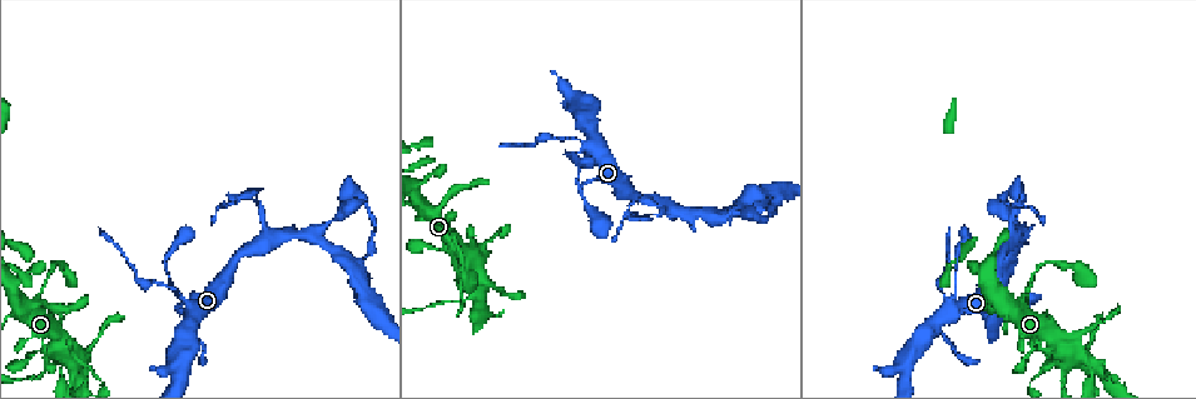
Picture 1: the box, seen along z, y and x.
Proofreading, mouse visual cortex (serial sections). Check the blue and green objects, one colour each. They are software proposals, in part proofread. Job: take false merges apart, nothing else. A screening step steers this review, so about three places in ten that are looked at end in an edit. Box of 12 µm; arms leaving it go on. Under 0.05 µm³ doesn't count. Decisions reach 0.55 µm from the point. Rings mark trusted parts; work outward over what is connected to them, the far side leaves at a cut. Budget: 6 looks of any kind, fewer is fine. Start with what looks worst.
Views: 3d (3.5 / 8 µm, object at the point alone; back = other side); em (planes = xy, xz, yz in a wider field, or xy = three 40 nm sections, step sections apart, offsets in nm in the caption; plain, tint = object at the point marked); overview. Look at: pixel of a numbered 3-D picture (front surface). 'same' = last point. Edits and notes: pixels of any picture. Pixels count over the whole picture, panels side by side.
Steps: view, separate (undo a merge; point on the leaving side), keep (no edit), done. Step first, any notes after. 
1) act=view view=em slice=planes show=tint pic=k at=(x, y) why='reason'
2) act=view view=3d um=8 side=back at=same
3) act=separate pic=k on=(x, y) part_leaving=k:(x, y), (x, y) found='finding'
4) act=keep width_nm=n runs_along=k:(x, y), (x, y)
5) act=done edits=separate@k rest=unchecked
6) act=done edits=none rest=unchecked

act=view view=3d um=3.5 pic=1 at=(471, 264) why='sharp bend'

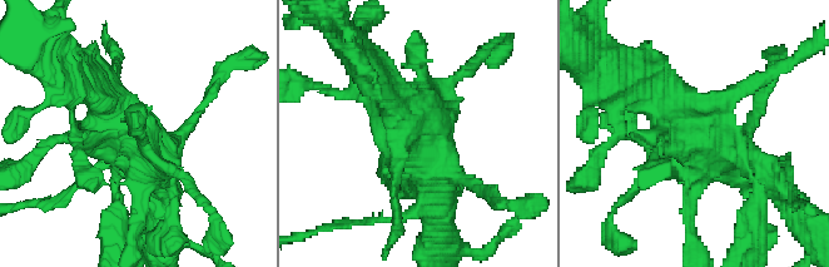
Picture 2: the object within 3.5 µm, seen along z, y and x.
act=view view=em slice=xy step=1 show=tint pic=2 at=(134, 143)

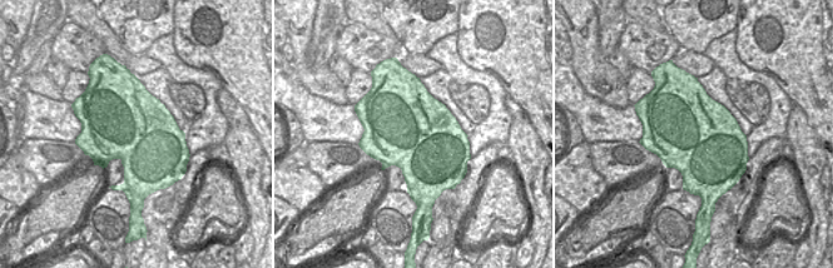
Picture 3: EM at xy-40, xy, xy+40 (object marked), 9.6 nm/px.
act=keep runs_along=2:(362, 57), (442, 172) found='one cell here'

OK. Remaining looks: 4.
act=view view=3d um=8 pic=1 at=(668, 211) why='side arm on a straight run'

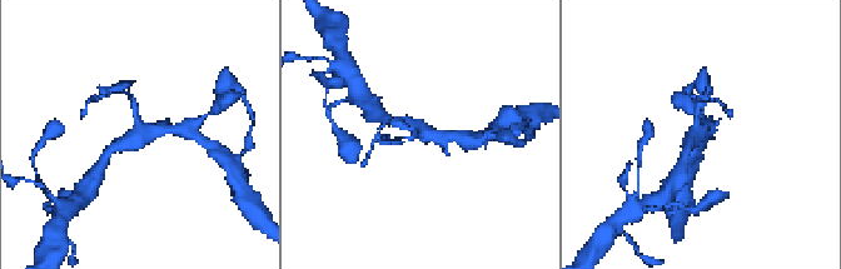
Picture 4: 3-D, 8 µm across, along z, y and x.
act=view view=em slice=planes show=tint pic=4 at=(423, 130)

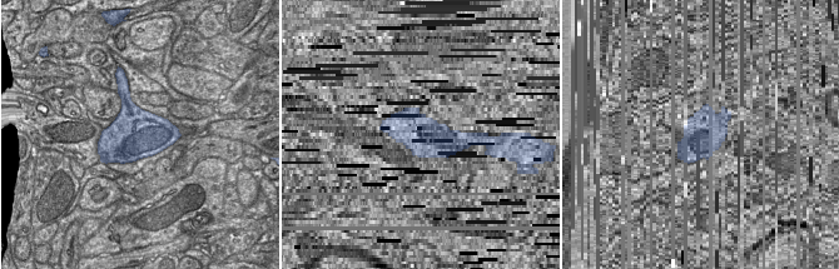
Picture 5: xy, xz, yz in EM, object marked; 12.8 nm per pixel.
act=separate pic=4 on=(120, 89) width_nm=650 part_leaving=4:(135, 114), (133, 95), (114, 91), (100, 96) found='a second cell is stuck on'

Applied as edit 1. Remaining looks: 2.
act=view view=3d um=3.5 pic=1 at=(949, 300) why='small branch off a trunk'

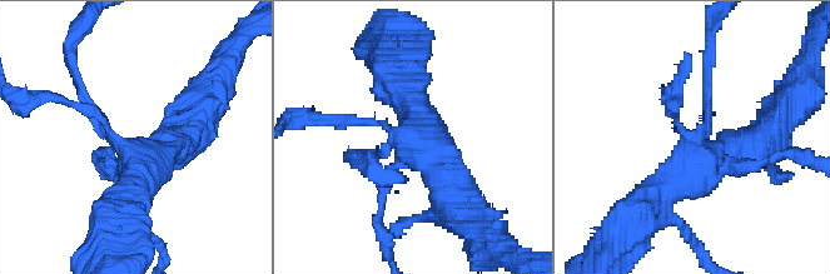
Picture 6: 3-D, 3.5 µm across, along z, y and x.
act=view view=em slice=xy step=2 show=tint pic=6 at=(119, 144) why='shape alone is not enough'

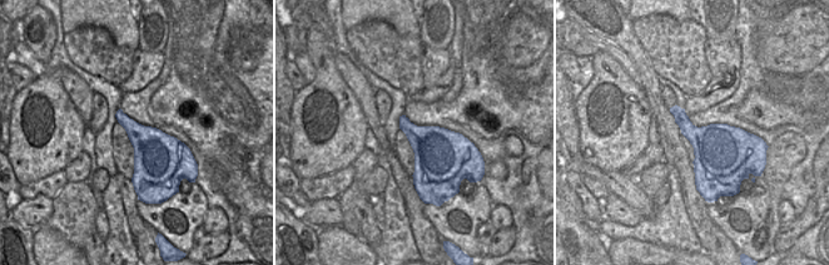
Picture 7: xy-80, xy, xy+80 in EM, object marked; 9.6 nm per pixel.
act=separate pic=6 on=(339, 119) part_leaving=6:(374, 121), (306, 119) found='a second cell is stuck on'

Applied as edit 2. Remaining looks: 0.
act=done edits=separate@4,separate@6 rest=unchecked

